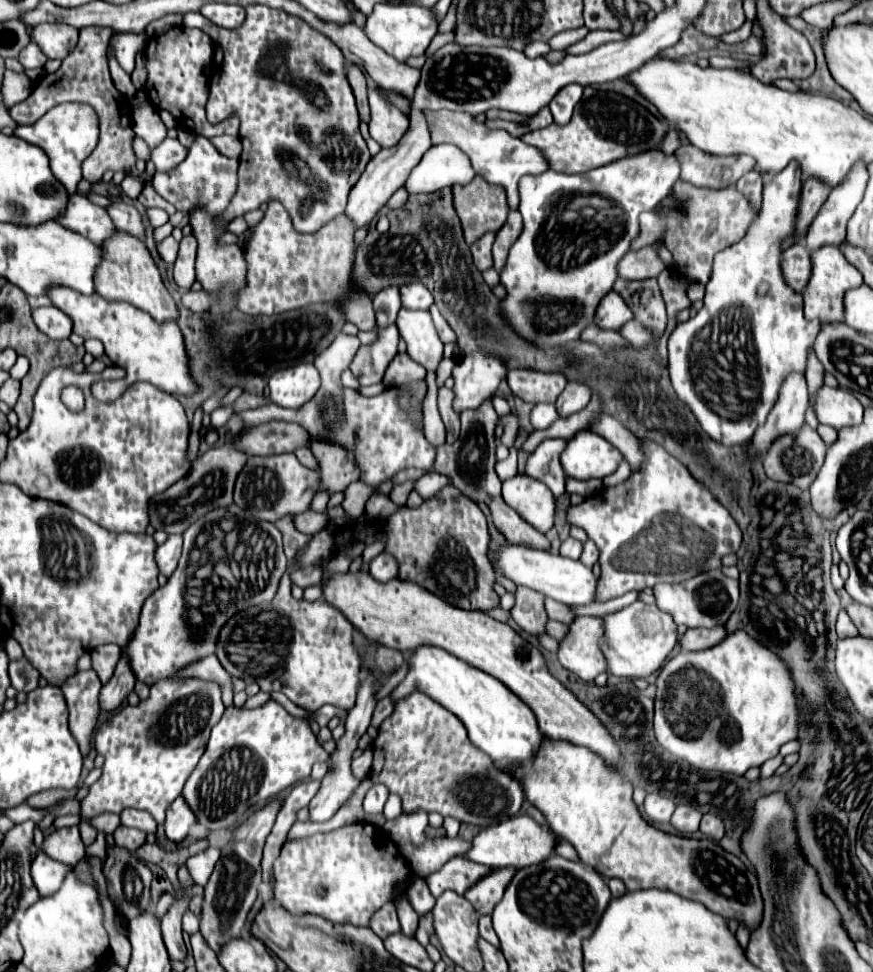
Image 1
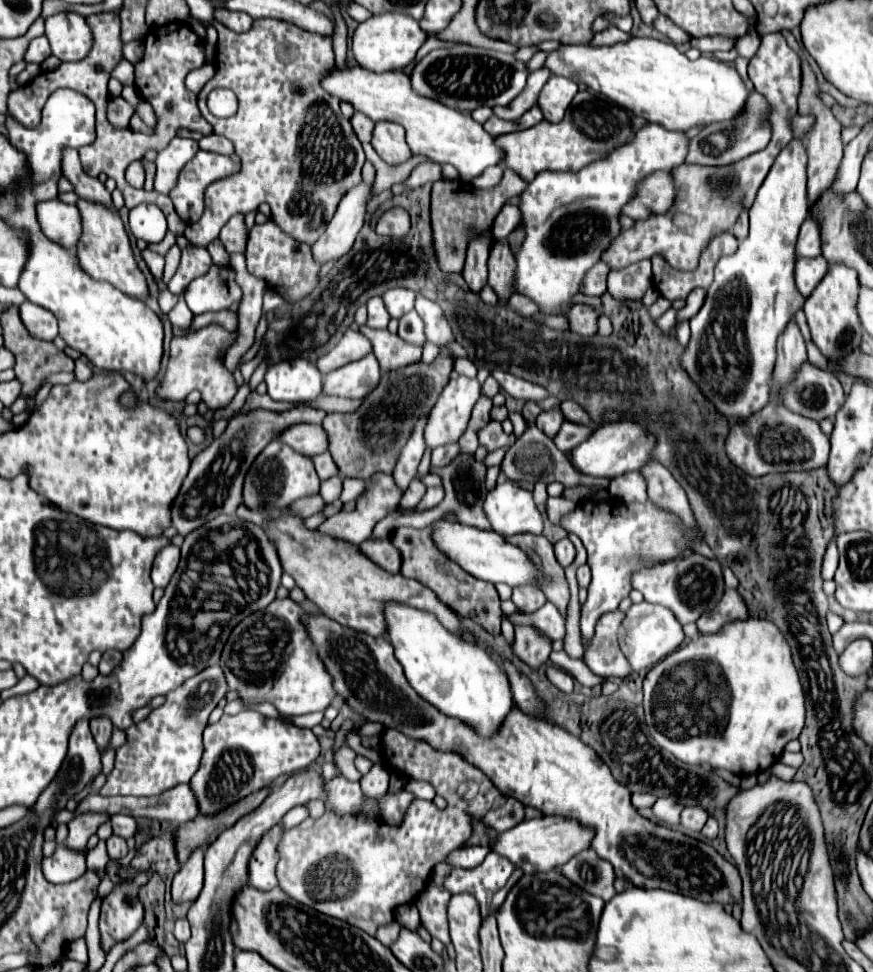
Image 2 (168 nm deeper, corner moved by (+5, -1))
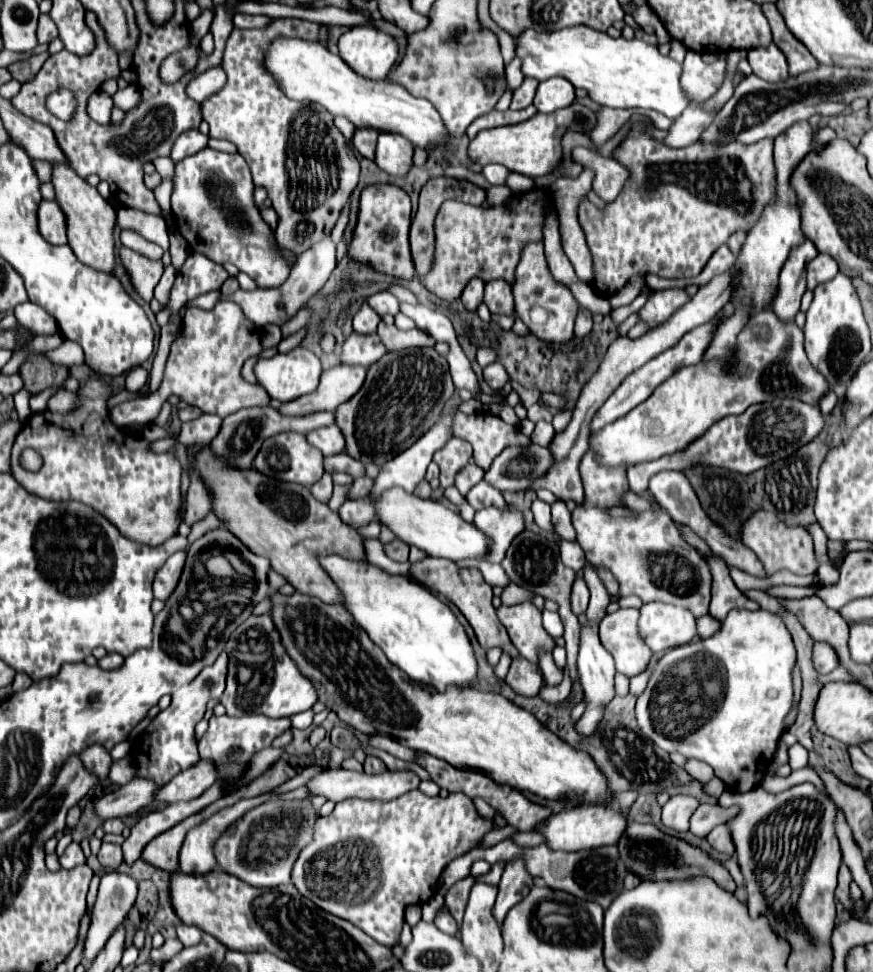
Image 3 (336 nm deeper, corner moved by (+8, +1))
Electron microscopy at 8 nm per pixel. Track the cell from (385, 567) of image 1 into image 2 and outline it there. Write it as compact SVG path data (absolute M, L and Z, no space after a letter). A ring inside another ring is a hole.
M368 538L360 544L360 550L378 566L382 566L384 570L388 570L390 574L398 574L400 572L400 552L396 550L396 546L392 546L392 542L388 538Z

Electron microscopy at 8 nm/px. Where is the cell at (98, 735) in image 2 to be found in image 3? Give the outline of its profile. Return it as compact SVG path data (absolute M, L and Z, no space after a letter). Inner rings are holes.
M91 744L89 748L85 748L85 752L81 752L81 760L85 762L87 768L93 768L97 772L99 780L107 778L109 766L113 762L109 752L105 752L105 748L101 744Z

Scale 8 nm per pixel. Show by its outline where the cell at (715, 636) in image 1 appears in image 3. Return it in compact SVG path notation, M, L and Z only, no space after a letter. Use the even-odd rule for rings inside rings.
M683 526L685 540L697 548L697 552L711 564L711 574L713 574L713 596L711 596L711 606L709 606L709 616L715 620L723 620L729 610L733 608L745 608L745 610L757 610L759 604L751 602L749 598L743 596L743 592L735 586L735 582L729 576L729 570L725 566L725 560L717 554L713 554L707 544L695 536L687 526Z

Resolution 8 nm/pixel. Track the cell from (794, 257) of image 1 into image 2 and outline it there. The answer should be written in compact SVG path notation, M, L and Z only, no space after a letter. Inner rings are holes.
M822 256L796 260L796 288L804 298L808 298L808 294L820 284L820 278L824 278L828 266L830 264Z

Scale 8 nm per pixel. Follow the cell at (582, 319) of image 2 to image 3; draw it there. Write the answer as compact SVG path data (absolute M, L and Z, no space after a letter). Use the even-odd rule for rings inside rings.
M527 242L521 260L515 270L515 284L513 284L513 296L515 296L515 310L517 316L529 326L529 330L539 336L541 340L549 342L567 342L571 340L573 328L575 328L575 316L577 316L577 300L571 298L569 288L555 282L547 268L547 260L543 254L543 242Z

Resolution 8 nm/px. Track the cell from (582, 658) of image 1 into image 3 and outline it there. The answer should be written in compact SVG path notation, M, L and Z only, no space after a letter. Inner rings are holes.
M619 608L607 614L599 626L601 644L615 658L617 672L629 678L641 674L651 658L649 648L645 648L645 642L637 634L637 616L635 608Z

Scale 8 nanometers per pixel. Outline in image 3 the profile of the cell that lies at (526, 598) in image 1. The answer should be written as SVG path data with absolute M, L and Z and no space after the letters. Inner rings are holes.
M517 656L511 662L511 668L509 668L505 680L515 692L519 692L523 696L535 696L543 686L539 666L535 662L529 662L523 656Z

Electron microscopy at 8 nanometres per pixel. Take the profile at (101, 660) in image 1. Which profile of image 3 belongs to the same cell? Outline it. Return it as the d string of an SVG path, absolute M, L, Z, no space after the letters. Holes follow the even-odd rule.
M107 654L99 660L99 668L103 670L111 670L111 668L117 668L123 664L123 656L121 654Z

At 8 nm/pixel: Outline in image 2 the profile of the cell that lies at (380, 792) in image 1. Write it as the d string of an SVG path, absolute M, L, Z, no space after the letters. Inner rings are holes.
M374 764L374 766L370 768L370 772L362 776L360 786L362 786L364 794L368 794L368 796L372 796L372 798L380 798L380 796L386 794L388 782L390 782L390 770L388 770L388 766L384 766L384 764Z

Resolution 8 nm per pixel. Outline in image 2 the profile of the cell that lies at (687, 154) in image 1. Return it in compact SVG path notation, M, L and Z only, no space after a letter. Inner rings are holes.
M752 92L748 96L748 110L744 110L744 114L740 114L740 118L732 118L732 122L712 122L712 126L702 128L702 136L694 136L690 140L690 150L686 156L686 162L692 164L706 164L706 166L724 166L724 164L732 164L738 162L758 150L764 150L770 142L770 122L758 122L758 116L770 114L770 104L768 100L760 94L760 92ZM700 138L702 138L702 150L700 150Z

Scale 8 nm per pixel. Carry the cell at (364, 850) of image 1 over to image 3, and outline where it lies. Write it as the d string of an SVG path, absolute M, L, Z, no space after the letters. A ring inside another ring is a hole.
M411 790L407 792L405 796L401 796L399 800L393 800L393 802L367 802L367 800L343 800L339 802L333 812L329 816L323 816L323 818L317 818L315 820L315 826L313 826L313 840L299 852L295 864L293 864L293 872L291 872L291 884L299 890L301 896L309 898L313 904L317 904L319 908L323 908L325 912L337 916L337 918L345 918L349 920L351 924L355 924L357 928L361 928L365 934L369 934L375 942L379 944L385 944L385 946L393 946L399 938L399 932L405 924L405 918L403 918L403 912L405 912L405 906L407 904L425 904L437 890L437 880L443 872L443 868L457 856L469 852L477 840L481 840L481 836L485 832L489 832L493 828L491 822L479 818L477 810L475 810L475 804L471 798L467 798L465 794L449 794L447 798L441 798L441 796L425 796L421 794L419 790Z

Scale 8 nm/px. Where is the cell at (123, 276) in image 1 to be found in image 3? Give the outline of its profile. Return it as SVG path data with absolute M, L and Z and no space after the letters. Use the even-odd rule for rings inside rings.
M61 164L53 166L53 186L57 194L57 202L67 212L67 236L69 246L75 252L75 256L89 268L113 274L115 272L115 222L117 214L115 208L101 198L97 188L89 186L83 178L79 178L71 168L65 168Z

